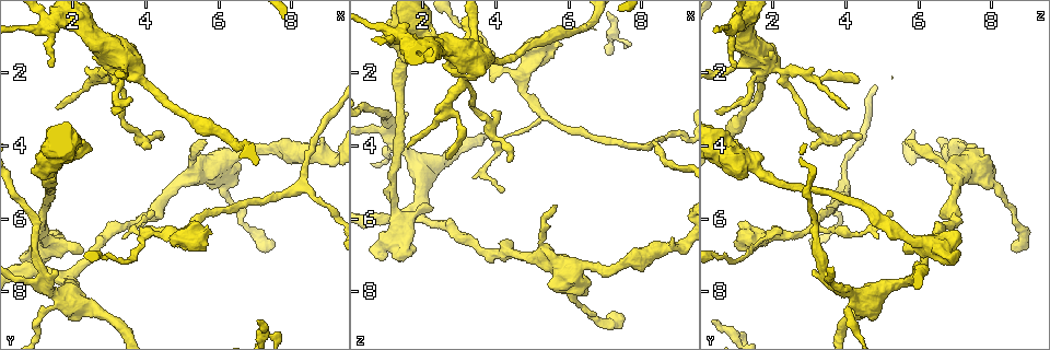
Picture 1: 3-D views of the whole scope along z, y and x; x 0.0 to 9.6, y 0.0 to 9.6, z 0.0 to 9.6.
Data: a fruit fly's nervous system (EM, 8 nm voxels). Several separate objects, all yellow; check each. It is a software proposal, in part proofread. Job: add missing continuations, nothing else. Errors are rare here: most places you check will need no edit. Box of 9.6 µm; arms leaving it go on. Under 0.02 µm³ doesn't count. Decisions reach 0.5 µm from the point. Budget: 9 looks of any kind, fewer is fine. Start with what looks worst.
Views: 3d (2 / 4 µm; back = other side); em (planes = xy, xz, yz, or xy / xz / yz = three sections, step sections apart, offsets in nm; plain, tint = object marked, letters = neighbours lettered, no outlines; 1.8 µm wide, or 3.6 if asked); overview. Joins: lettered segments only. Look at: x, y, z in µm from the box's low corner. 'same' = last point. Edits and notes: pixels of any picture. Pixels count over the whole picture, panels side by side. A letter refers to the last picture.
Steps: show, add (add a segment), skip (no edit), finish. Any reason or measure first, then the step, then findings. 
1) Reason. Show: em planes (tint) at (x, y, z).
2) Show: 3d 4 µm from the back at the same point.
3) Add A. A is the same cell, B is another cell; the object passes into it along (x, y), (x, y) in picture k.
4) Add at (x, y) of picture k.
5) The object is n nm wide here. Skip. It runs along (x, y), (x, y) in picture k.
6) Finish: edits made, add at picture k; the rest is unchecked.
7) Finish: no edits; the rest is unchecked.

Thick end. Show: 3d 4 µm at (5.75, 6.25, 1.30).

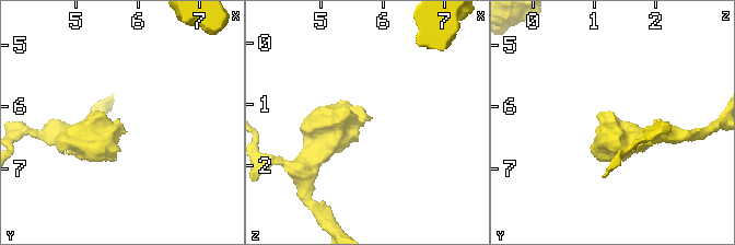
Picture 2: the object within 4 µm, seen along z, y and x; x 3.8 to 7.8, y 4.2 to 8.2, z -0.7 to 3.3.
Now the EM. Show: em 3.6 µm xy step 16 (letters) at (5.75, 6.35, 1.25).

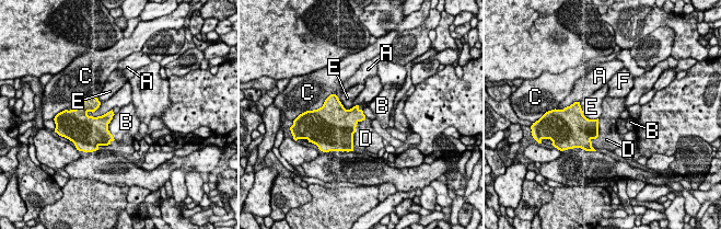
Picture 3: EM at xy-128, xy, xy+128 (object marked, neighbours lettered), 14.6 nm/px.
Add D. D is the same cell, A, B, C, E and F are other cells; the object passes into it along (338, 127), (355, 132), (365, 138) in picture 3; it goes on there.

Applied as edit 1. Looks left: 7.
Thick turns thin. Show: em 3.6 µm planes (letters) at (3.55, 1.75, 1.65).

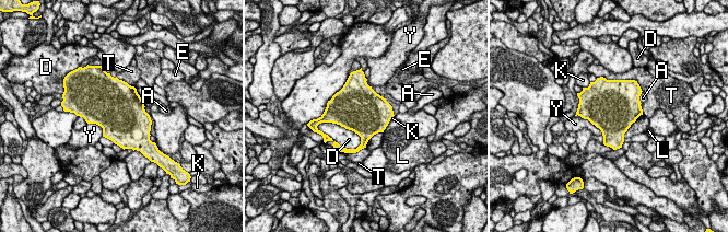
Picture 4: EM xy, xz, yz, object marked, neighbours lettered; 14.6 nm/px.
Skip. A, D, E, K, L, T and Y are other cells; a border runs along (575, 115), (587, 118), (602, 134) in picture 4; no lettered segment goes on from it.

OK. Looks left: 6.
An open end. Show: em 3.6 µm yz step 16 (letters) at (4.40, 3.85, 4.45).

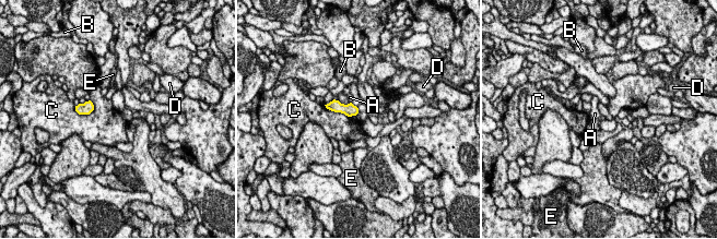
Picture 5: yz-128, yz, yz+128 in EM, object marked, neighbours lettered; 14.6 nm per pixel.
The longest contact is with C, 300 nm. Skip. A, B, C, D and E are other cells; none of them fits.

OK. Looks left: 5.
An open end. Show: em xy step 8 (letters) at (8.85, 3.85, 6.50).

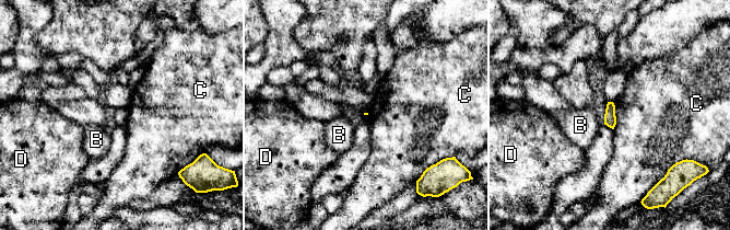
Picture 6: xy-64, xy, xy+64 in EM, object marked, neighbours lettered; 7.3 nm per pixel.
Another direction. Show: em planes (letters) at the same point.

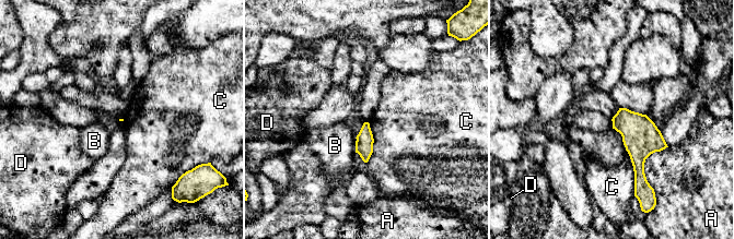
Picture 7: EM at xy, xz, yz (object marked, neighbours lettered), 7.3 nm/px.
Skip. A, B, C and D are other cells; a border runs along (627, 151), (633, 171), (635, 193) in picture 7; none of them fits.

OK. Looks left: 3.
Finish: edits made, add at picture 3; the rest is unchecked.

